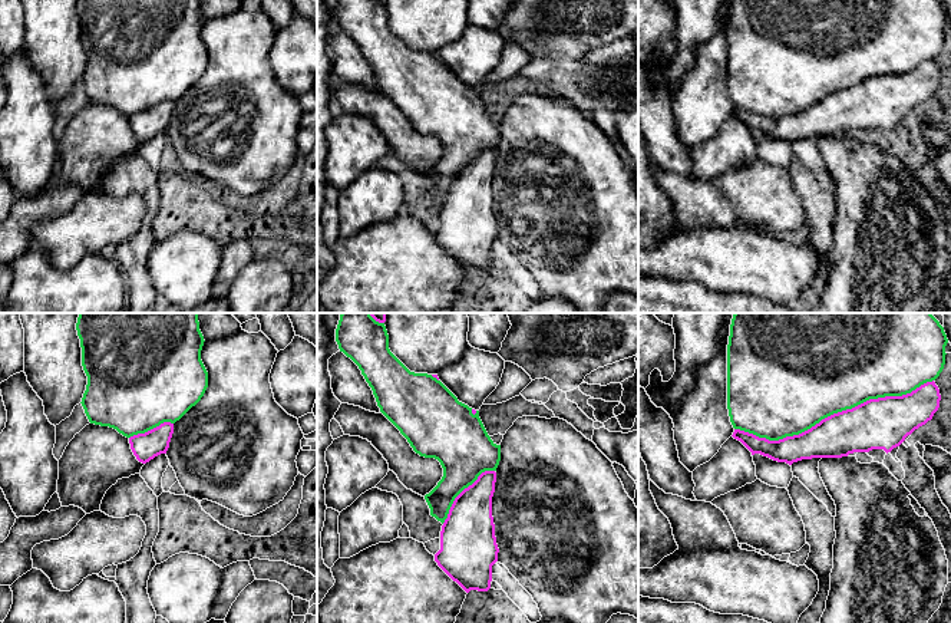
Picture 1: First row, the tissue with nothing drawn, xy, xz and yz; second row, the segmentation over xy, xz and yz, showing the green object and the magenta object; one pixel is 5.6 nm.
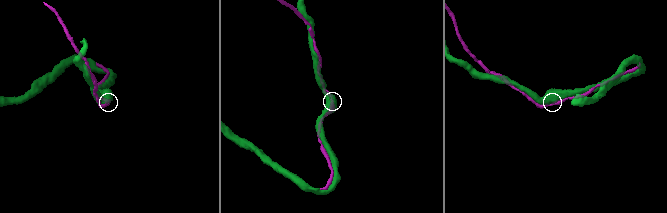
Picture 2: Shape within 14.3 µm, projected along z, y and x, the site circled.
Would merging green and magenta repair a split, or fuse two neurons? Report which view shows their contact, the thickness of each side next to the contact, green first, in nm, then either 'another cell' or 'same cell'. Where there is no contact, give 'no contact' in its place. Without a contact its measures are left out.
yz | 500/280 nm | same cell

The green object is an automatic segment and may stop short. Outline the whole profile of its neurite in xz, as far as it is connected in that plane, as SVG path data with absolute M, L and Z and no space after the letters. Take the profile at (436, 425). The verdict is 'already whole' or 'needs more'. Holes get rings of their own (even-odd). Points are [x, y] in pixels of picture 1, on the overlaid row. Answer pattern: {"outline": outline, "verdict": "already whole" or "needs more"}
{"outline": "M341 313L336 329L340 352L361 370L380 412L400 431L416 454L435 458L443 468L437 485L425 495L430 515L440 521L437 566L466 593L488 591L498 544L492 517L501 445L488 435L479 411L469 408L439 380L437 375L410 372L389 349L386 313Z", "verdict": "needs more"}

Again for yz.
{"outline": "M734 313L727 345L727 409L734 428L732 436L752 455L760 454L789 465L802 459L842 458L872 449L888 454L938 411L941 395L934 380L944 369L947 343L944 327L931 313Z", "verdict": "needs more"}

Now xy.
{"outline": "M79 313L76 330L87 376L80 403L89 422L126 436L142 464L166 454L174 423L208 388L198 313Z", "verdict": "needs more"}

